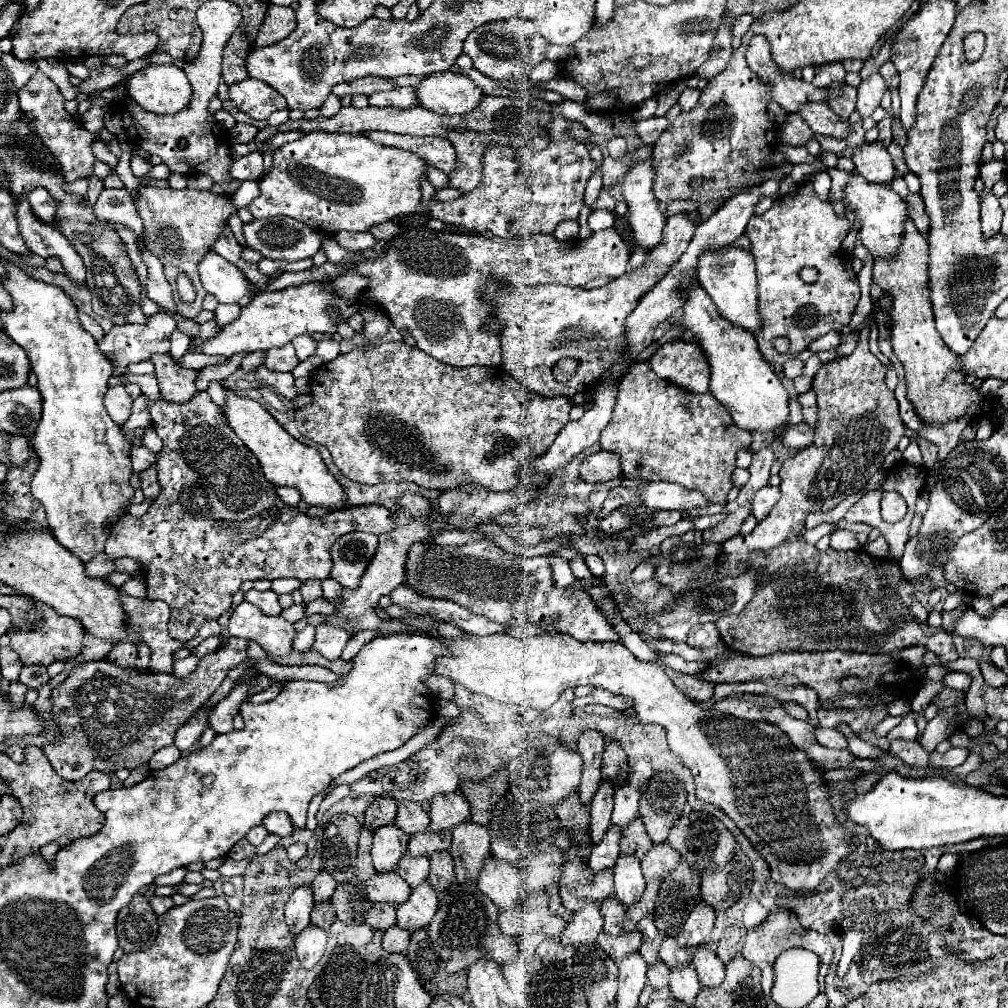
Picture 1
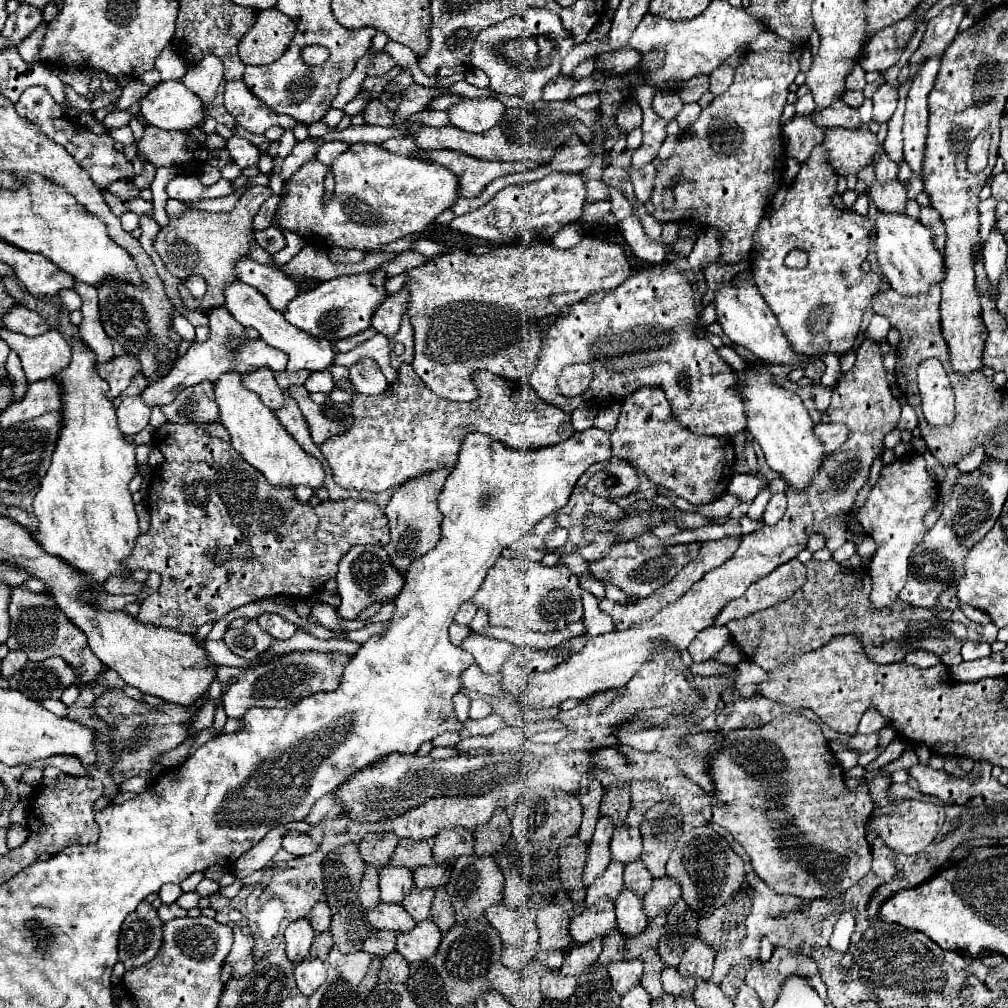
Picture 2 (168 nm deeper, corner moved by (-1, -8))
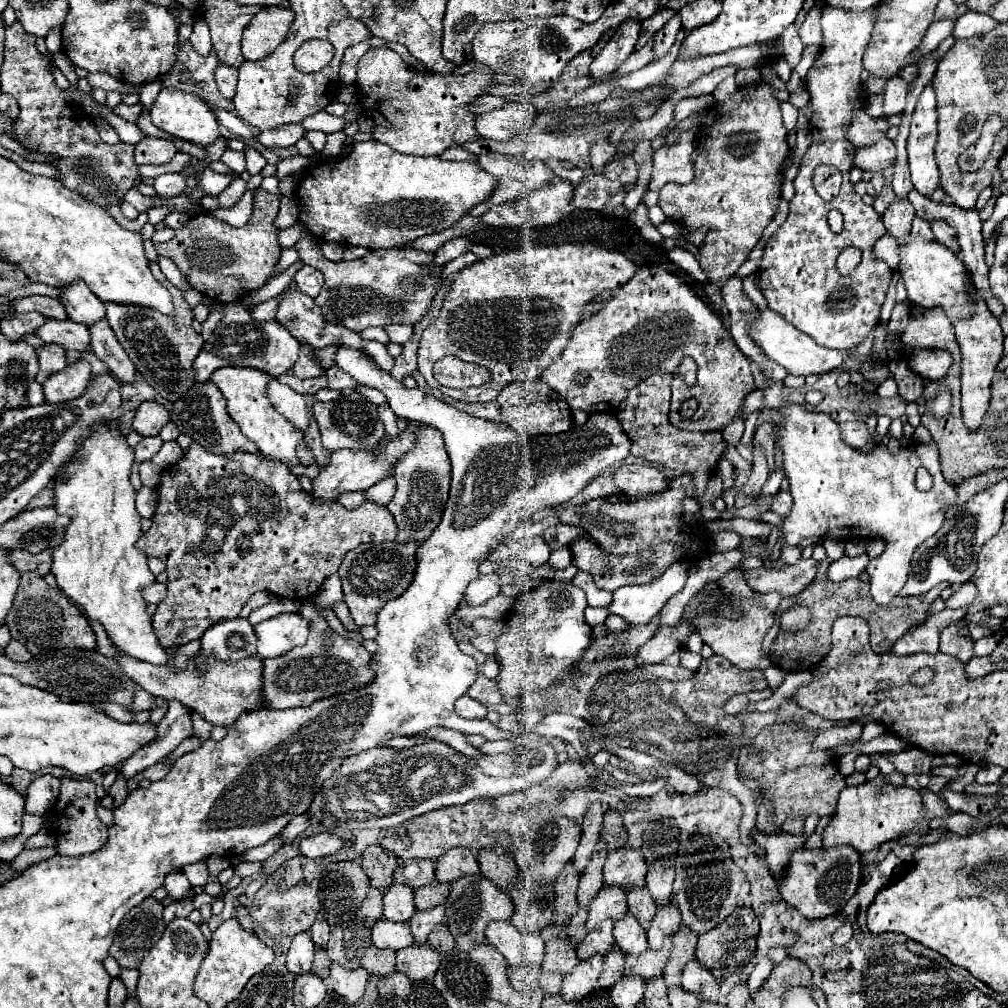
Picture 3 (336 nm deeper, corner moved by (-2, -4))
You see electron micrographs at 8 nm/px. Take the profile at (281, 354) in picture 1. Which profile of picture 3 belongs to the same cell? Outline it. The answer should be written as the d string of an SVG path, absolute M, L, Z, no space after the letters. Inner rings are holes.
M281 375L277 377L281 383L289 385L291 389L295 389L297 393L301 395L307 395L307 393L317 393L319 389L327 387L327 377L321 375L321 377L313 377L313 379L299 379L295 375Z

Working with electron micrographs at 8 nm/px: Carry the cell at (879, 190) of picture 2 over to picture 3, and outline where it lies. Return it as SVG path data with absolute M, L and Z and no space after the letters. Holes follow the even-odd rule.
M895 197L895 201L885 209L881 219L883 219L887 231L901 239L911 231L913 217L915 217L915 209L913 209L913 205L909 205L909 199Z

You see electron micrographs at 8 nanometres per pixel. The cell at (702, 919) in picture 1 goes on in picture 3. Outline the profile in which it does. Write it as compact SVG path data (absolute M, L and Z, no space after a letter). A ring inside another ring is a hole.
M697 959L689 961L681 975L681 985L687 991L693 991L703 1001L717 1001L719 999L719 983L711 969L705 969Z

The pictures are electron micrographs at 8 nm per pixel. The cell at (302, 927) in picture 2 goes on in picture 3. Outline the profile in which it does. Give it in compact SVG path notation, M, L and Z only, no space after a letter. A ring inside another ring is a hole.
M297 933L293 937L293 943L287 953L287 969L295 975L307 973L313 963L313 953L315 953L315 943L309 933Z

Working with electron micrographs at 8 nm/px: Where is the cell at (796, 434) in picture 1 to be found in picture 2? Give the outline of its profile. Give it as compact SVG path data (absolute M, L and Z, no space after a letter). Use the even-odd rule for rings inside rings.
M818 423L816 435L822 439L824 451L834 453L836 449L840 449L844 445L844 441L850 435L850 429L846 425L840 425L840 423Z

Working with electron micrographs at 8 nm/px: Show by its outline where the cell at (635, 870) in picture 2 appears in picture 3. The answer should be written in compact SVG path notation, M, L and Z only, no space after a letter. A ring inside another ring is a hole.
M641 885L641 889L629 889L627 901L629 901L629 913L635 915L639 923L647 929L657 909L657 903L653 901L653 897L649 897L649 889L645 885Z

